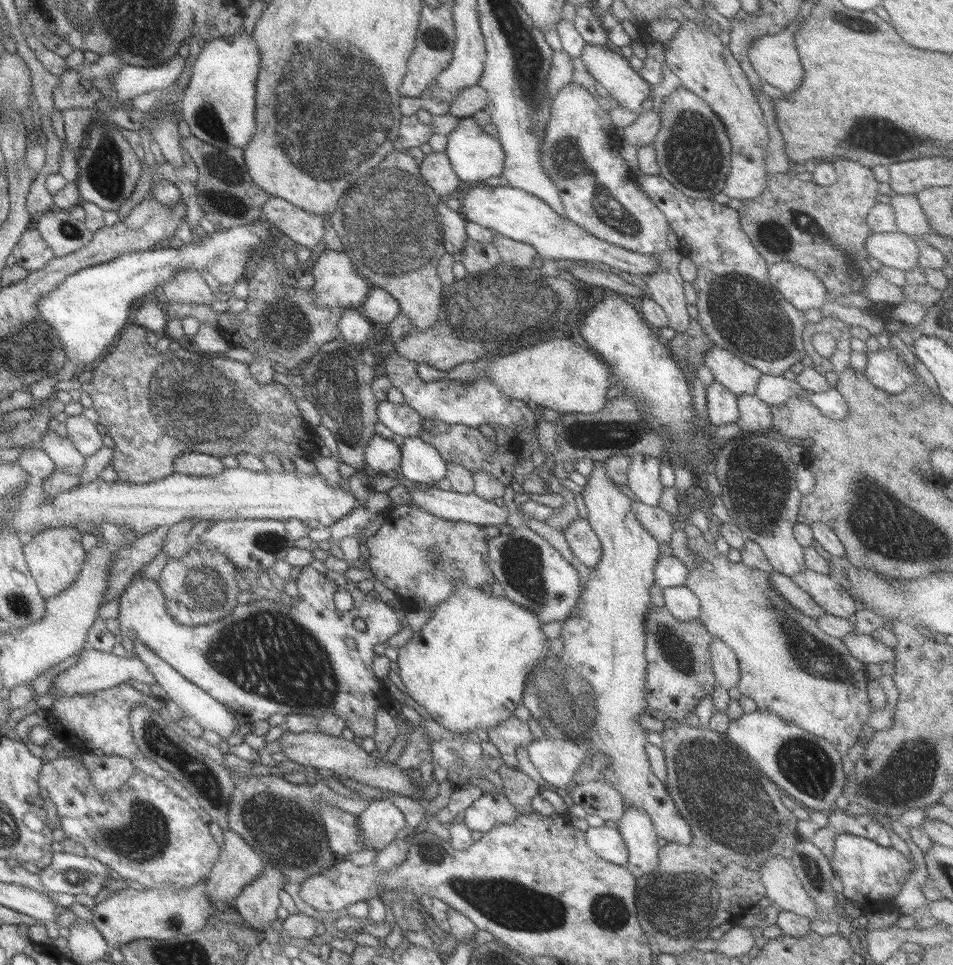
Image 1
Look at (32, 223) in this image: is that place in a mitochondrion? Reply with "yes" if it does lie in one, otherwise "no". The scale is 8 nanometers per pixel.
no

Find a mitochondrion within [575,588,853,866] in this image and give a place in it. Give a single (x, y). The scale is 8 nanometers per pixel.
(721, 793)

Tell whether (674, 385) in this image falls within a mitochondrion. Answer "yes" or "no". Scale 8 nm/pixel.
no

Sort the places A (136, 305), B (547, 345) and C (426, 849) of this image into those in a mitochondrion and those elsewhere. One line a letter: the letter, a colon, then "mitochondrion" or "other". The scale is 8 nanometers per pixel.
A: other
B: mitochondrion
C: other

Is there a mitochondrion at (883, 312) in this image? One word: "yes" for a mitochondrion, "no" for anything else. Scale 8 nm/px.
no

